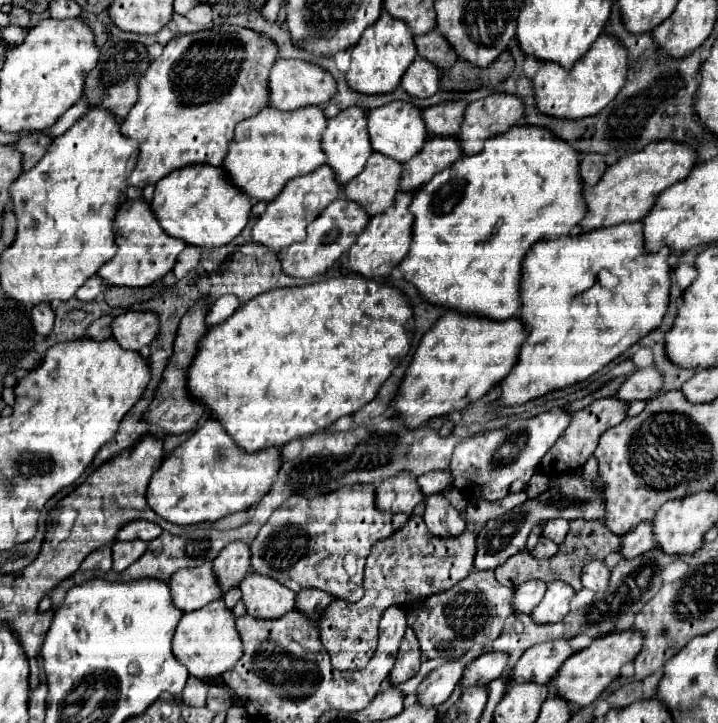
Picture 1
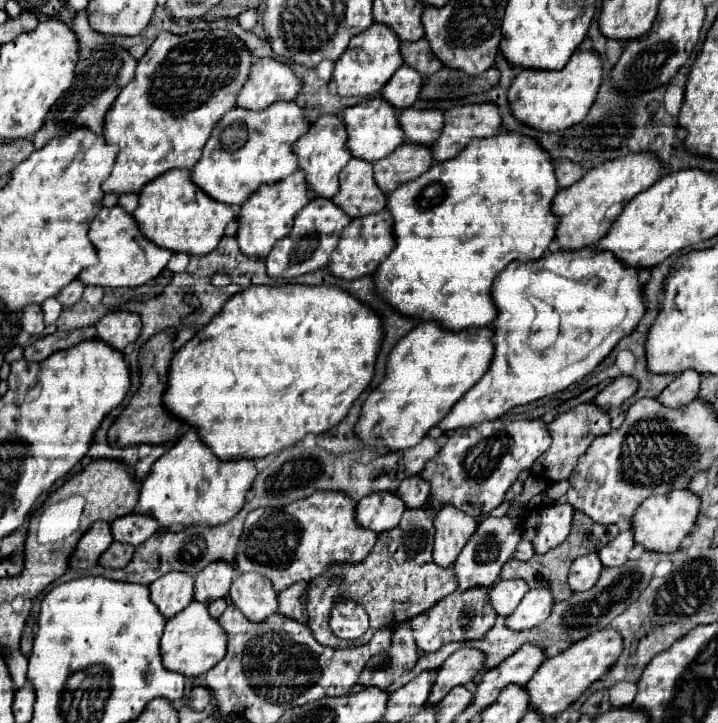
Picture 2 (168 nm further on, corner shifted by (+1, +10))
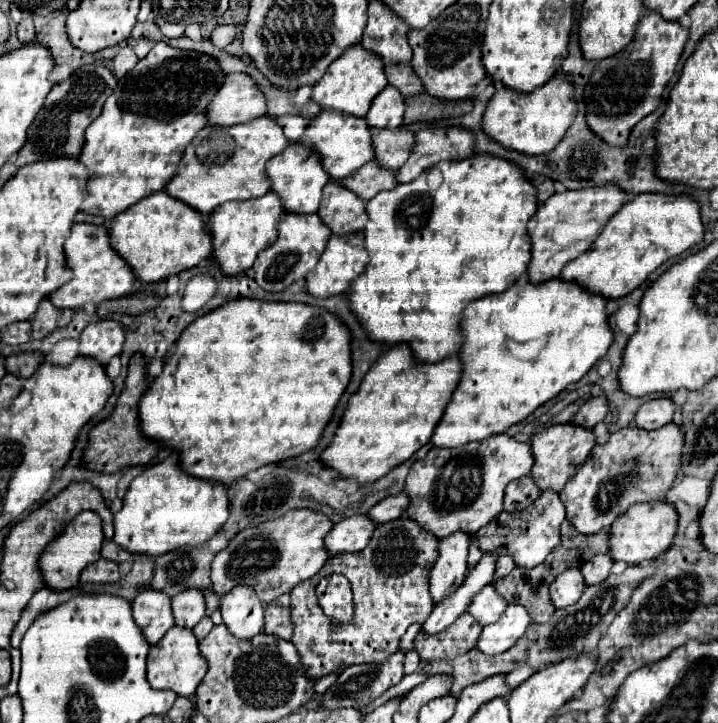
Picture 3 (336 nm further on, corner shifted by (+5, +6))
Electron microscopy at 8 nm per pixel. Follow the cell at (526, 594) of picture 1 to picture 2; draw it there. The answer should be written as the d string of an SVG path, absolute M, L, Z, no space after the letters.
M499 580L489 590L489 604L497 612L497 616L509 616L527 590L529 588L523 580Z

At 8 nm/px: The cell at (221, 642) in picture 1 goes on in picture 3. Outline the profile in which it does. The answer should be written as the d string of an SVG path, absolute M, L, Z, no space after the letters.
M171 628L157 644L151 646L147 656L147 680L153 688L173 690L177 696L193 696L199 680L207 672L207 660L199 652L199 640L189 628Z

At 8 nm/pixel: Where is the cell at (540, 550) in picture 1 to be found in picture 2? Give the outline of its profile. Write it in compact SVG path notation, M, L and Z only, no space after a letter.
M521 540L517 544L517 550L515 550L513 558L521 560L521 562L527 562L527 560L531 560L531 556L533 556L533 544L527 544L527 540Z

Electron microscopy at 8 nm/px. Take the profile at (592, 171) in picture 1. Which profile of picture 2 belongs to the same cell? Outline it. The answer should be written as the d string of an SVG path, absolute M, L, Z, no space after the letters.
M557 160L555 162L555 178L559 188L567 188L575 184L583 176L583 168L579 164L569 164L569 160Z

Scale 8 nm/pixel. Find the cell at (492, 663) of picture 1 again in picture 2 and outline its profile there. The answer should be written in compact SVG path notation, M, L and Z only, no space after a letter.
M459 648L437 670L427 704L435 706L439 700L443 700L443 696L451 688L463 686L463 684L479 678L481 674L483 674L481 672L481 652L475 652L473 648Z

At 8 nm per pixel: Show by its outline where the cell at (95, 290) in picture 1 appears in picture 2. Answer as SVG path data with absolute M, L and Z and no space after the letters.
M73 280L69 286L65 286L65 288L57 294L59 304L61 304L63 308L71 308L73 304L77 304L77 302L81 300L83 288L85 288L85 286L83 286L79 280Z

